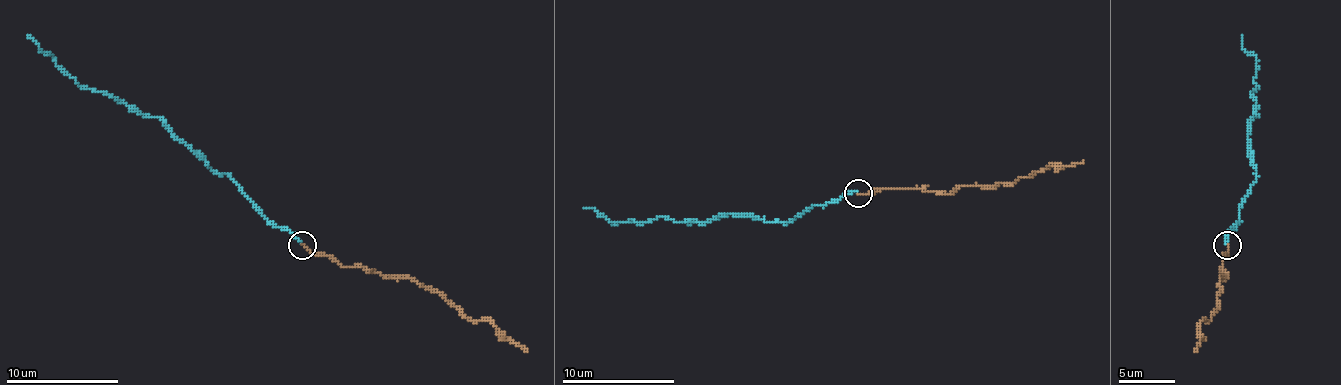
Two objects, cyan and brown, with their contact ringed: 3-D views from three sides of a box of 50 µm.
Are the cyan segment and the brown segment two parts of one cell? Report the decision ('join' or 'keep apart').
keep apart

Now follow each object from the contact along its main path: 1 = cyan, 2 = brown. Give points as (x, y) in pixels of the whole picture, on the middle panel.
1: (857, 194), (849, 191), (781, 222), (719, 214), (705, 222), (662, 216), (609, 222), (595, 208), (583, 208)
2: (857, 194), (888, 188), (953, 194), (962, 185), (993, 185), (1049, 166), (1083, 160)

